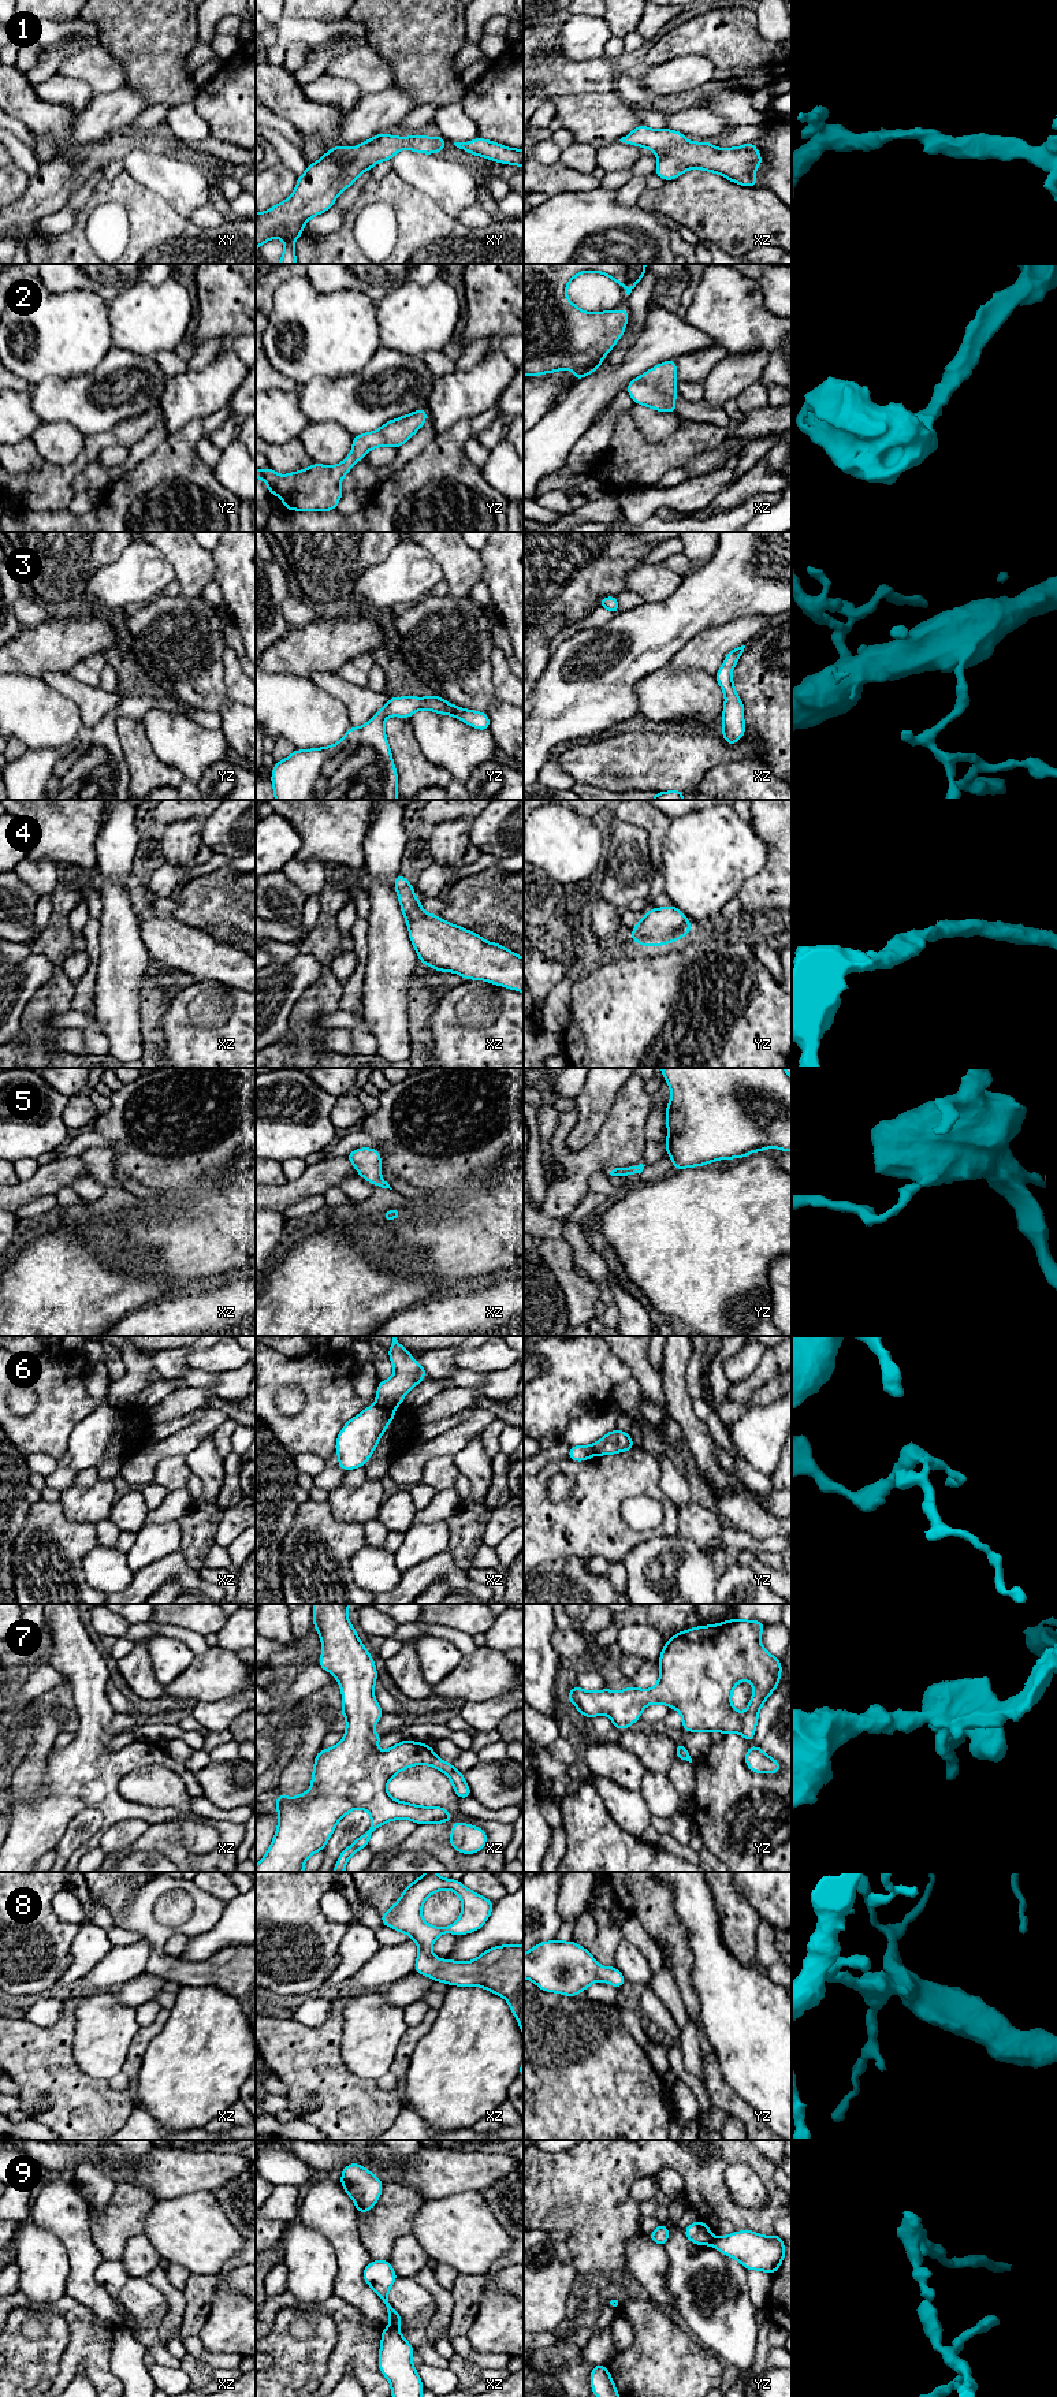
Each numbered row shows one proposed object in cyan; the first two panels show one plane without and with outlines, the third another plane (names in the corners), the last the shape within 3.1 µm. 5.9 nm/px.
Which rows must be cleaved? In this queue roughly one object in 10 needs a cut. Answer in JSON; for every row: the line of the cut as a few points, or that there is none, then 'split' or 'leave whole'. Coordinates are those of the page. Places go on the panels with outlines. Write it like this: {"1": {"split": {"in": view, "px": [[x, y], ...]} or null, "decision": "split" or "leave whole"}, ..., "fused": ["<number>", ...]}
{"1": {"split": null, "decision": "leave whole"}, "2": {"split": null, "decision": "leave whole"}, "3": {"split": null, "decision": "leave whole"}, "4": {"split": null, "decision": "leave whole"}, "5": {"split": null, "decision": "leave whole"}, "6": {"split": {"in": "xz", "px": [[376, 1403], [390, 1407]]}, "decision": "split"}, "7": {"split": null, "decision": "leave whole"}, "8": {"split": null, "decision": "leave whole"}, "9": {"split": {"in": "yz", "px": [[714, 2237], [710, 2244]]}, "decision": "split"}, "fused": ["6", "9"]}

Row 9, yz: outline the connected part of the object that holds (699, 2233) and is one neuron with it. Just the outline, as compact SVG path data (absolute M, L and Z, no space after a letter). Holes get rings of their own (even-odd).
M700 2219L684 2229L684 2233L696 2245L711 2245L714 2240L710 2227Z

